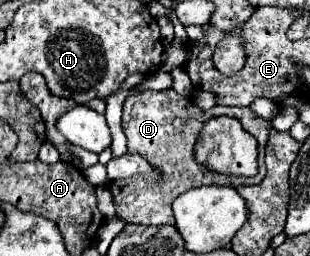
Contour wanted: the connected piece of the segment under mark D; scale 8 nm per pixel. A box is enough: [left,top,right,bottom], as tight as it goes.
[107,89,273,225]

